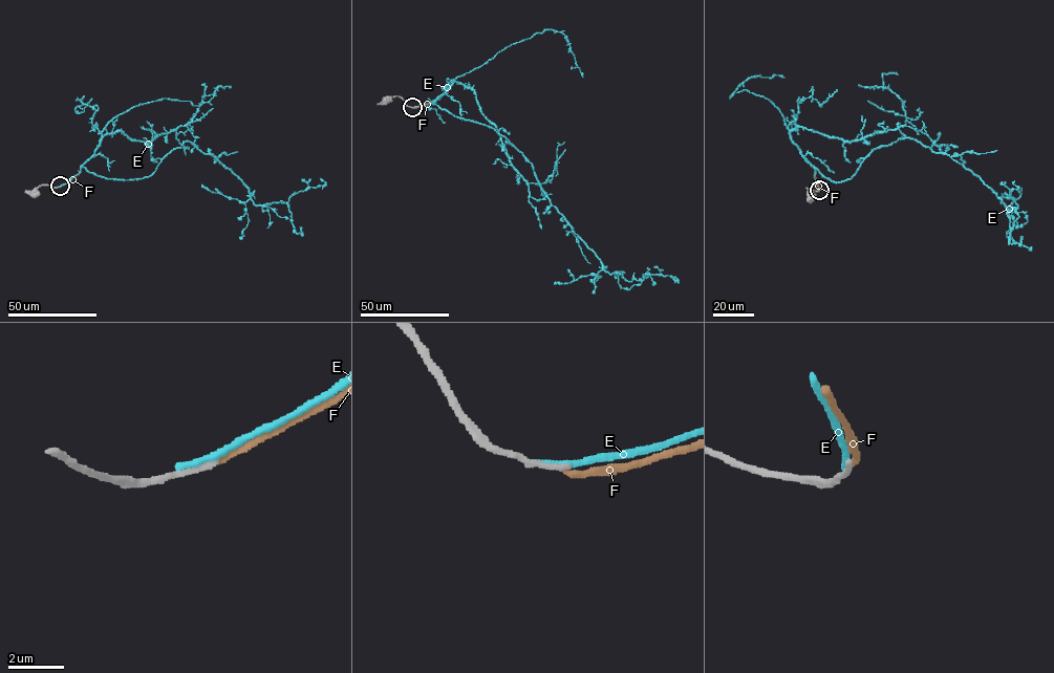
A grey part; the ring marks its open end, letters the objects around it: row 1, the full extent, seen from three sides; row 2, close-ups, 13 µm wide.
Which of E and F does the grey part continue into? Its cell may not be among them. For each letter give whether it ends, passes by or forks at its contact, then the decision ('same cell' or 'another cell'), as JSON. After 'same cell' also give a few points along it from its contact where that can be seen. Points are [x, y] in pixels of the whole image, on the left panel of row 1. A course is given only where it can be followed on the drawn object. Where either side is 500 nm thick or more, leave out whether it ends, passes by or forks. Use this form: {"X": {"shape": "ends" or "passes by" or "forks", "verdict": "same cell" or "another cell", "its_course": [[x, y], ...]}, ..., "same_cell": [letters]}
{"E": {"shape": "ends", "verdict": "another cell"}, "F": {"shape": "ends", "verdict": "another cell"}, "same_cell": []}

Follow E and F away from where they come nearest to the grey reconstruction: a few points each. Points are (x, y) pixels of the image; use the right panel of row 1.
E: (819, 190), (815, 168), (850, 179), (873, 150), (910, 137), (969, 169), (1008, 212), (1018, 208), (1014, 180)
F: (819, 190), (814, 172)

